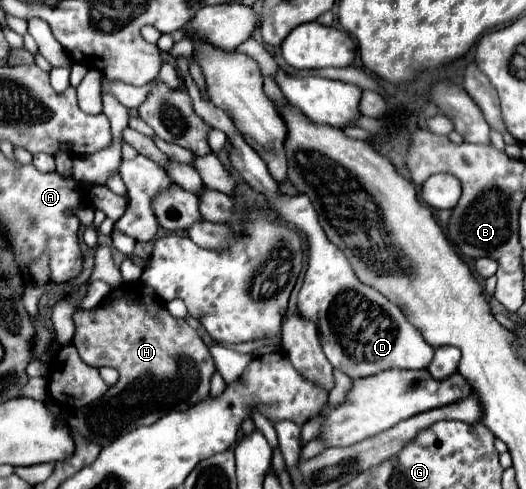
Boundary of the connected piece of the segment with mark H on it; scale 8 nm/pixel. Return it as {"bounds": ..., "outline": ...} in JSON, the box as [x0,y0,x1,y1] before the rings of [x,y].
{"bounds":[67,280,215,446],"outline":[[[141,280],[123,282],[113,292],[109,292],[109,296],[103,298],[99,306],[91,310],[77,310],[73,320],[77,328],[73,346],[77,346],[79,356],[91,366],[111,366],[121,374],[119,382],[111,386],[99,402],[77,408],[77,412],[71,412],[67,416],[67,424],[83,434],[83,438],[87,438],[89,442],[109,446],[109,442],[113,442],[115,438],[139,426],[149,426],[171,410],[185,410],[187,406],[203,400],[209,394],[209,378],[215,372],[209,348],[187,324],[187,320],[171,316],[165,302],[155,294],[155,290],[143,286]]]}

